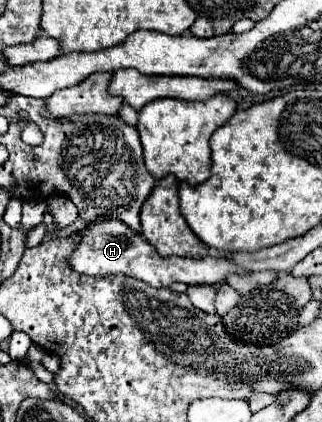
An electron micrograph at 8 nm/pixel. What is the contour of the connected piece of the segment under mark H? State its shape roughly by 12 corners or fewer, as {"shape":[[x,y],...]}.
{"shape":[[117,217],[79,231],[77,273],[151,287],[245,275],[221,257],[159,257]]}

